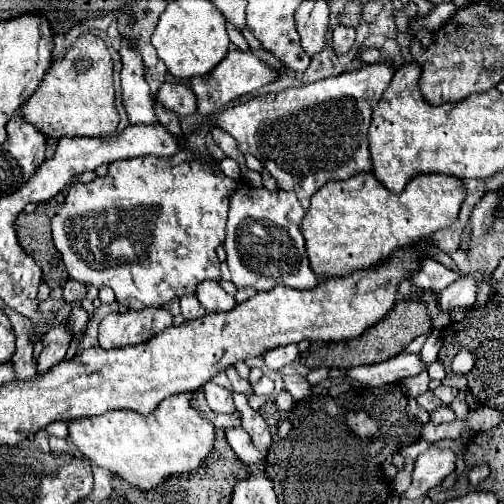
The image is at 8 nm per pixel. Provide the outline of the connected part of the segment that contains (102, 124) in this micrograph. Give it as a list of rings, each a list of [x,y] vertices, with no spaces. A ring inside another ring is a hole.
[[[92,33],[80,35],[66,51],[66,55],[50,65],[44,81],[24,103],[22,115],[28,123],[34,123],[46,137],[110,137],[114,133],[114,119],[120,119],[120,115],[114,105],[112,57],[106,43]],[[76,123],[86,125],[74,127]]]

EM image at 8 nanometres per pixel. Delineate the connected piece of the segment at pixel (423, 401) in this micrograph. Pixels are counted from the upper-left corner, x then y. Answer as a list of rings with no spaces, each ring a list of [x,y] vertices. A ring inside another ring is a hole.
[[[428,389],[426,393],[422,393],[422,395],[418,395],[418,397],[416,397],[416,401],[418,401],[418,403],[420,403],[428,413],[432,413],[436,407],[440,407],[440,405],[442,405],[442,403],[432,395],[432,391],[430,391],[430,389]]]

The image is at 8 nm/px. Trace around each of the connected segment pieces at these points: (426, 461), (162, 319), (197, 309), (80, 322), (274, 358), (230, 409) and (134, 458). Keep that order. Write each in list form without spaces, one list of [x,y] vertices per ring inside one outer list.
[[[432,445],[428,451],[418,455],[412,473],[414,499],[424,497],[432,487],[440,485],[454,469],[456,469],[456,453],[450,449],[438,449]]]
[[[148,307],[144,311],[126,311],[126,313],[112,313],[112,317],[104,317],[98,331],[98,341],[102,349],[116,349],[126,345],[144,343],[156,333],[162,333],[172,325],[172,313],[166,307]]]
[[[184,295],[184,297],[180,297],[180,307],[182,307],[182,315],[184,315],[186,321],[190,321],[190,319],[200,319],[200,317],[206,315],[202,303],[200,303],[194,295]]]
[[[78,303],[78,305],[72,309],[72,315],[70,315],[72,333],[74,333],[74,335],[80,335],[80,333],[86,329],[86,323],[88,323],[88,315],[86,315],[84,307]]]
[[[284,345],[284,347],[276,347],[276,349],[264,353],[264,363],[266,363],[266,367],[278,371],[284,365],[295,361],[299,355],[300,352],[296,345]]]
[[[208,381],[204,387],[204,397],[208,407],[214,407],[216,413],[234,413],[234,401],[232,401],[232,393],[226,387],[220,387],[212,381]]]
[[[196,391],[164,399],[150,415],[136,411],[108,411],[92,419],[68,421],[72,443],[96,467],[122,477],[140,491],[152,491],[164,477],[198,471],[214,449],[214,425],[192,407]]]

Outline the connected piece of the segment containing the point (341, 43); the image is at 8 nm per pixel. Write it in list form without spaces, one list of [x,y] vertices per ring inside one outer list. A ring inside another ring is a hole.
[[[340,25],[332,29],[332,49],[336,51],[336,55],[348,53],[352,45],[354,45],[354,29],[340,27]]]

